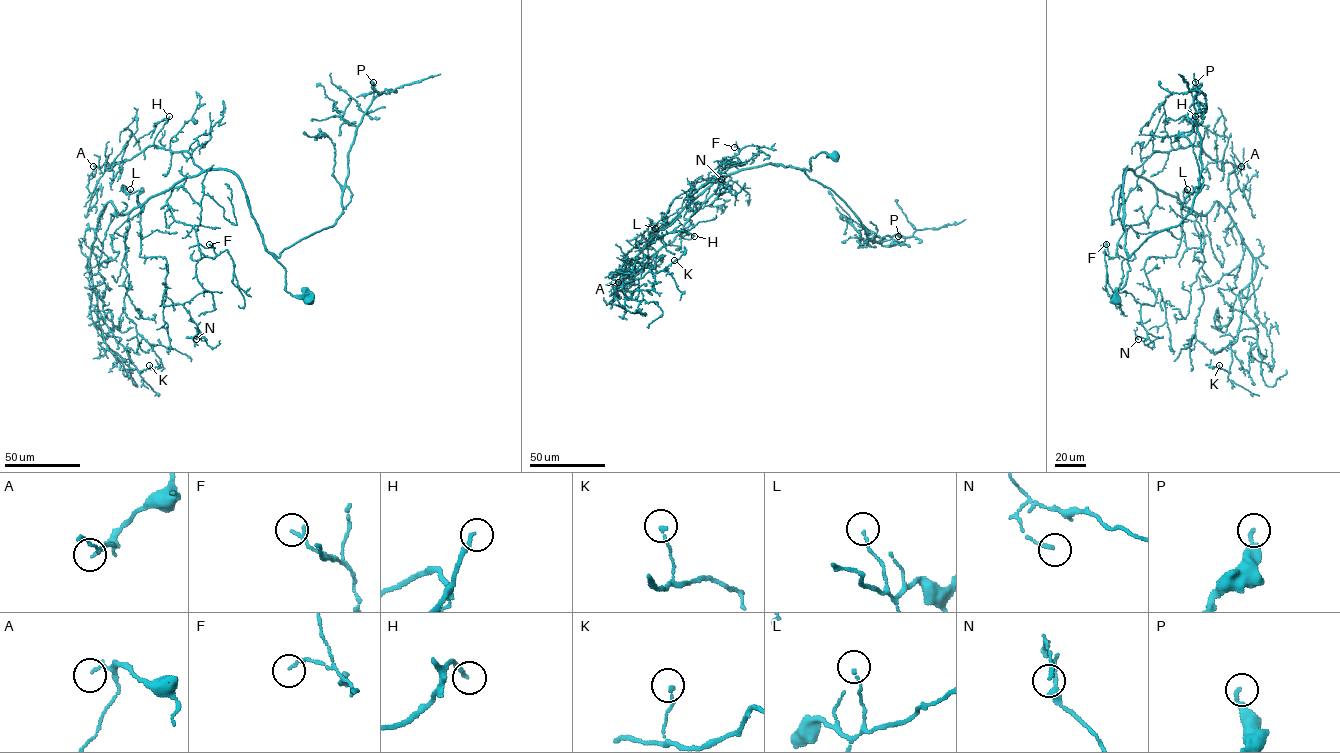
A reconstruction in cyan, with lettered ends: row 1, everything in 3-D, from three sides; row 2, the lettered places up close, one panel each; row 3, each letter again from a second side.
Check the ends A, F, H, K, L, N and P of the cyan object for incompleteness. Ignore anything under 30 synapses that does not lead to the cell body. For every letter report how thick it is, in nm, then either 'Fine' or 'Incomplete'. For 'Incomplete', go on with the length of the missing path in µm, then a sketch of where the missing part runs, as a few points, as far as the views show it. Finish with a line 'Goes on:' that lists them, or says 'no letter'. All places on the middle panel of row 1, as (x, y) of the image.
A: Thickness 110 nm. Fine
F: Thickness 140 nm. Fine
H: Thickness 180 nm. Incomplete. Missing length about 50 µm. Course of what is missing: (694, 236), (703, 231), (705, 235), (709, 233), (704, 234), (699, 242), (693, 237)
K: Thickness 150 nm. Fine
L: Thickness 100 nm. Fine
N: Thickness 150 nm. Fine
P: Thickness 200 nm. Fine
Goes on: H

